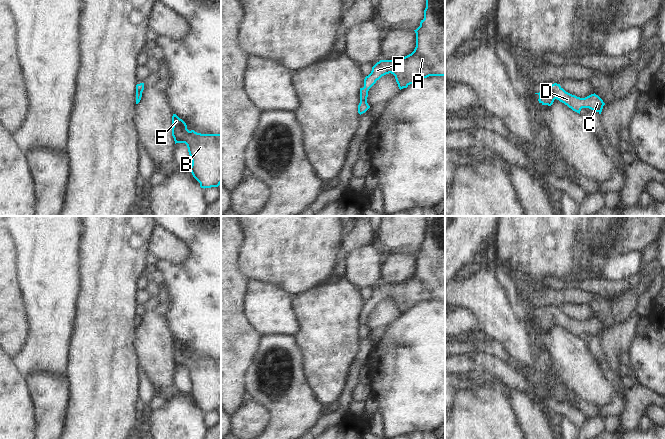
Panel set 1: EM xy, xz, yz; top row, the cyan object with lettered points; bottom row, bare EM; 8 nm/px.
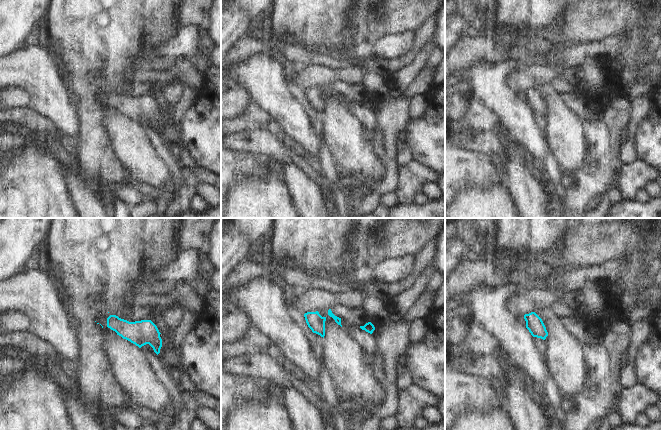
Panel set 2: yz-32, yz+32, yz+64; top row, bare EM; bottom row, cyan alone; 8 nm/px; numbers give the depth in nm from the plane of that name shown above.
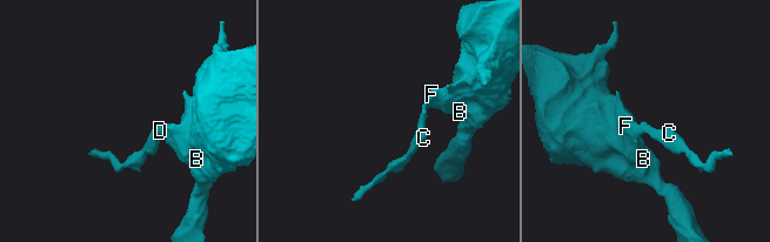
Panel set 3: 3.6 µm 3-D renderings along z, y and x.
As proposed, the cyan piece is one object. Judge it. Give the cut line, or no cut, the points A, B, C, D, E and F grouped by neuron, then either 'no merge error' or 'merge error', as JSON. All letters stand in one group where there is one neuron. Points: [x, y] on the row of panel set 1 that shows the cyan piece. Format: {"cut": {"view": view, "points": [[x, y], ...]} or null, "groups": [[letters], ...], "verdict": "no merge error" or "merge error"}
{"cut": null, "groups": [["A", "B", "C", "D", "E", "F"]], "verdict": "no merge error"}

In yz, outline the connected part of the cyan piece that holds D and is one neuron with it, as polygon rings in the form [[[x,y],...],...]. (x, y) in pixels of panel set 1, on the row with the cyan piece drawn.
[[[557,83],[550,85],[548,88],[542,87],[540,88],[540,92],[535,94],[539,95],[538,101],[542,105],[551,106],[554,100],[557,99],[579,114],[582,108],[589,108],[601,114],[603,106],[605,105],[603,100],[595,93],[585,98],[580,98],[566,92],[560,84]]]

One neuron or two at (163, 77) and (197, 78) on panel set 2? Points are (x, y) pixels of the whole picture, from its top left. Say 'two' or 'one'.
one

